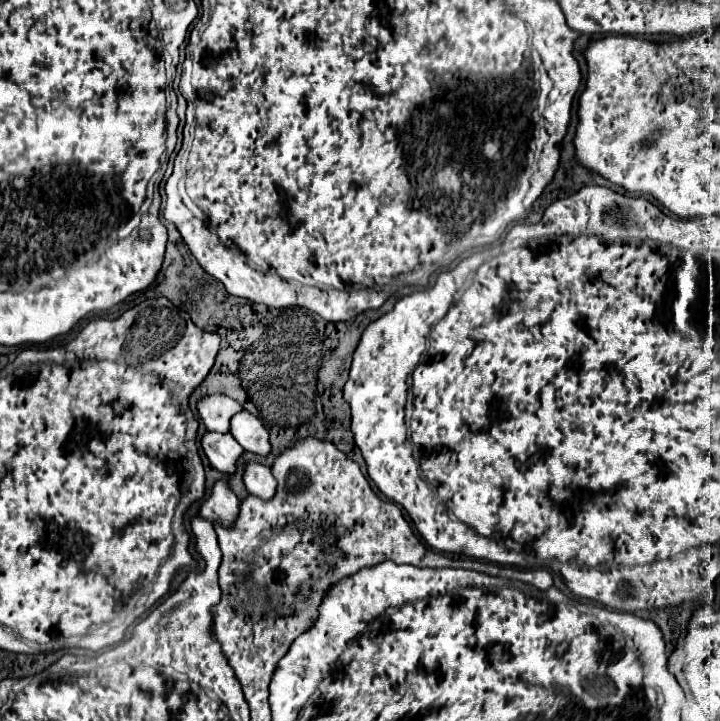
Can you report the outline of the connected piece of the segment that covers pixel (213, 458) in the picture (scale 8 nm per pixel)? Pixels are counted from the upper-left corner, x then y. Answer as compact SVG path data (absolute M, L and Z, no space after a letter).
M205 432L201 446L203 446L213 468L217 468L223 474L235 472L235 462L243 454L243 448L239 446L239 442L229 432L227 434Z

